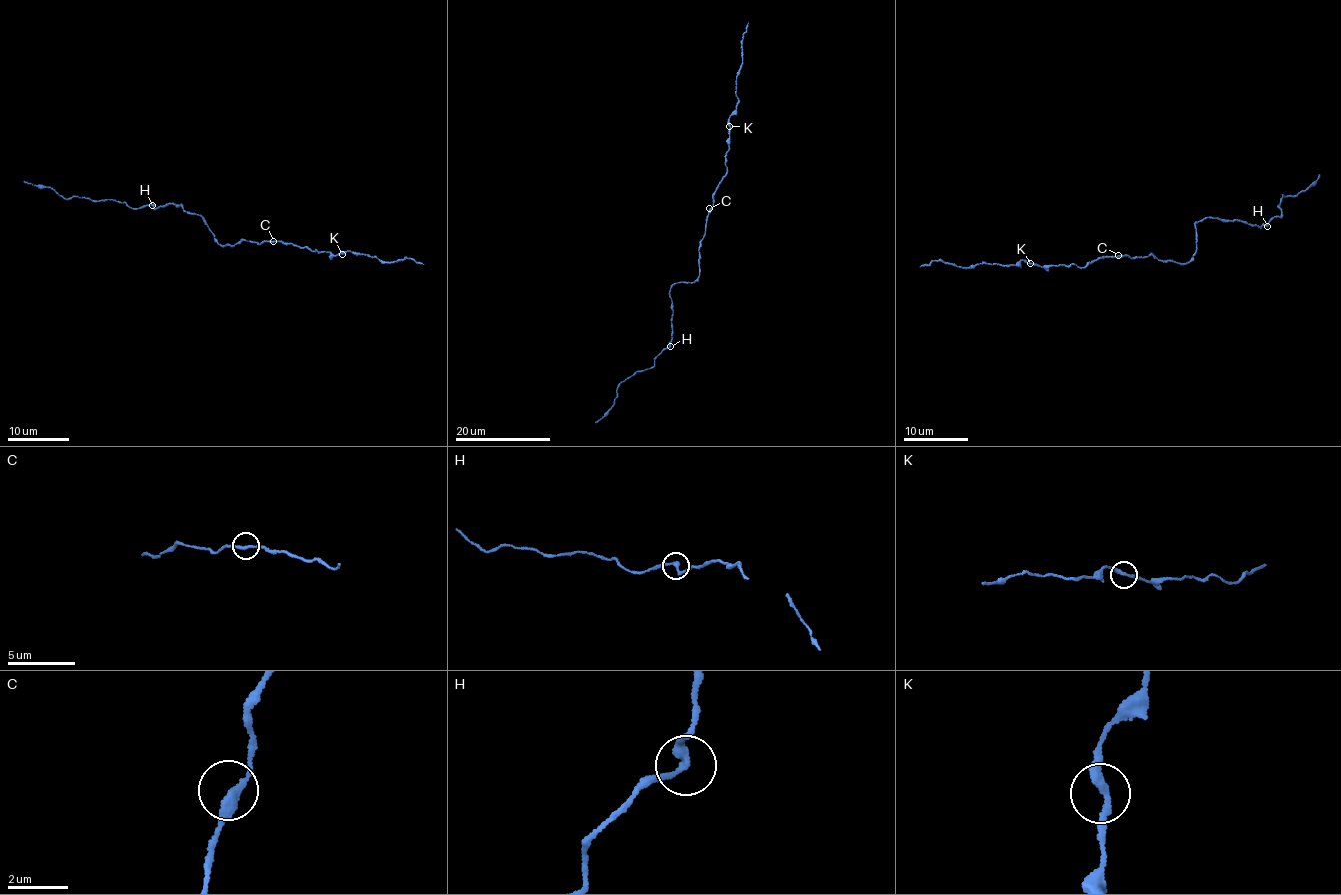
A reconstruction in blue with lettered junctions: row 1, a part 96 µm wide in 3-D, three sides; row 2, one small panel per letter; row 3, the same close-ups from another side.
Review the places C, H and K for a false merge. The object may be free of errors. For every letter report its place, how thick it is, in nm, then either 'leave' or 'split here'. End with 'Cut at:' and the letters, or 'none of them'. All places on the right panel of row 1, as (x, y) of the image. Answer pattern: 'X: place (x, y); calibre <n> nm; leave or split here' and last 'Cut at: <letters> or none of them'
C: place (1118, 255); calibre 240 nm; leave
H: place (1267, 226); calibre 240 nm; leave
K: place (1030, 263); calibre 260 nm; leave
Cut at: none of them

